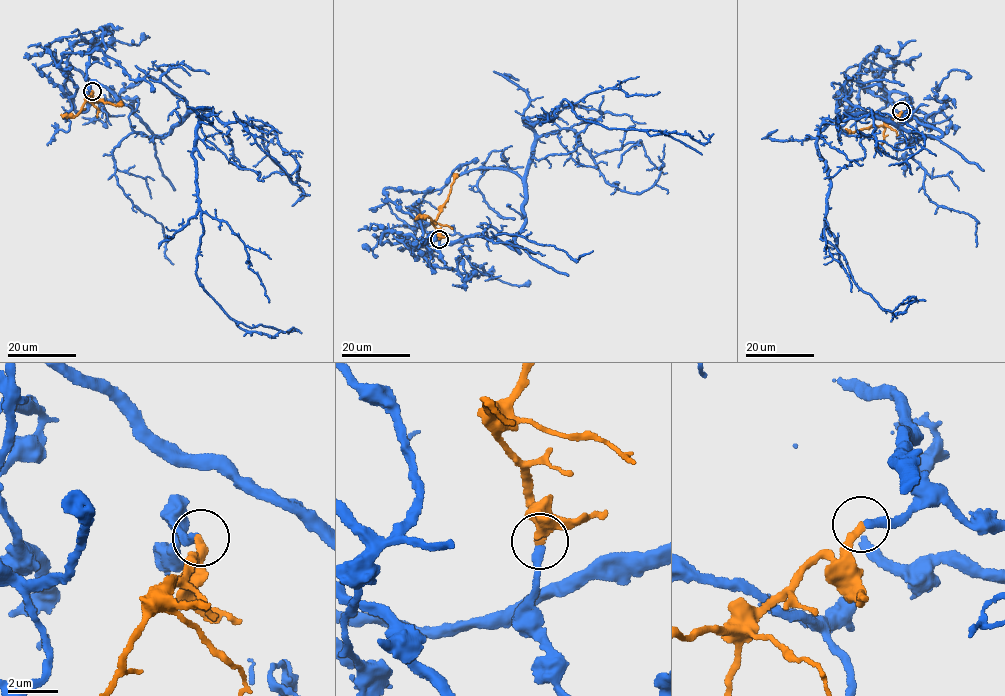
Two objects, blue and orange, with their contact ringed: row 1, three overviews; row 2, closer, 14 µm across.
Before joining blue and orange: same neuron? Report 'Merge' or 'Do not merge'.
Merge

